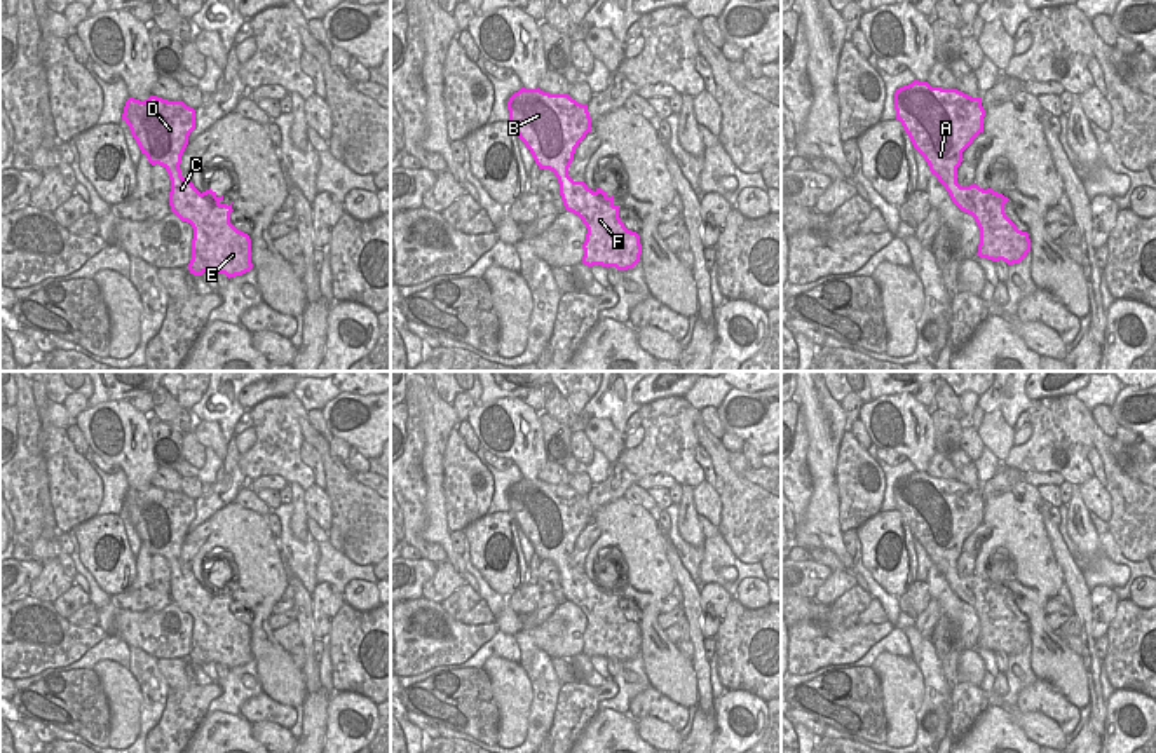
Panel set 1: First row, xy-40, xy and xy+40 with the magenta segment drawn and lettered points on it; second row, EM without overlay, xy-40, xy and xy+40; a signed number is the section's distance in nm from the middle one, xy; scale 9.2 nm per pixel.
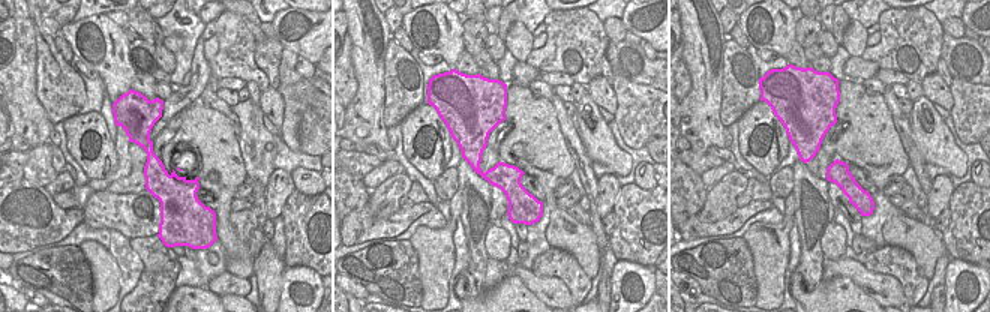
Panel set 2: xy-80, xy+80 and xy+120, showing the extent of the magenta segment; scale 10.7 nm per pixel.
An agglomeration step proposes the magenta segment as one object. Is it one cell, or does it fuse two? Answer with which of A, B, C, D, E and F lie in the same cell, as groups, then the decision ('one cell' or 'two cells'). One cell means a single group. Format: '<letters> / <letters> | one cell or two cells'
A B C D E F | one cell

